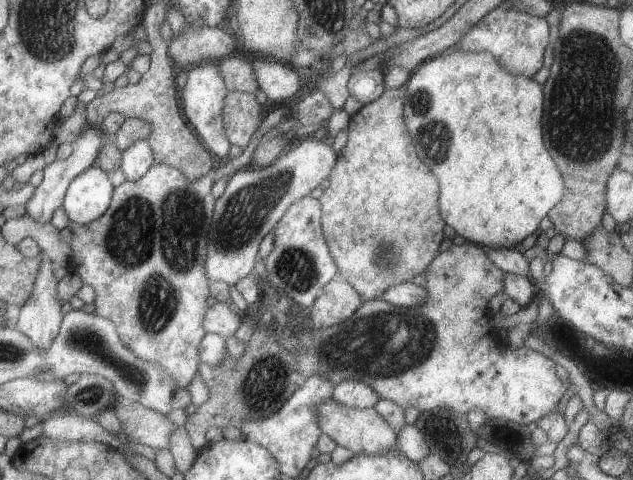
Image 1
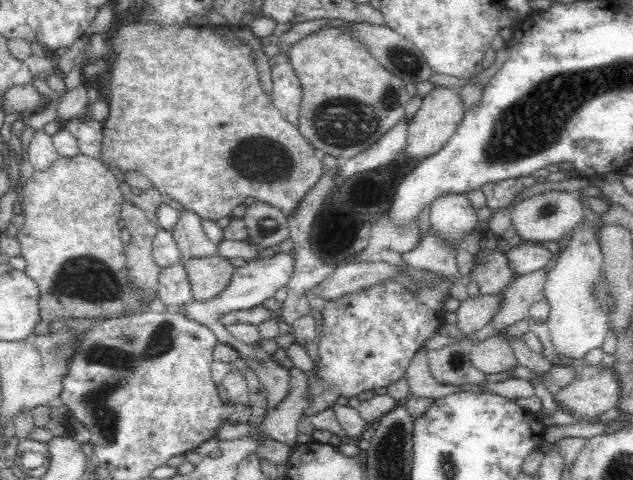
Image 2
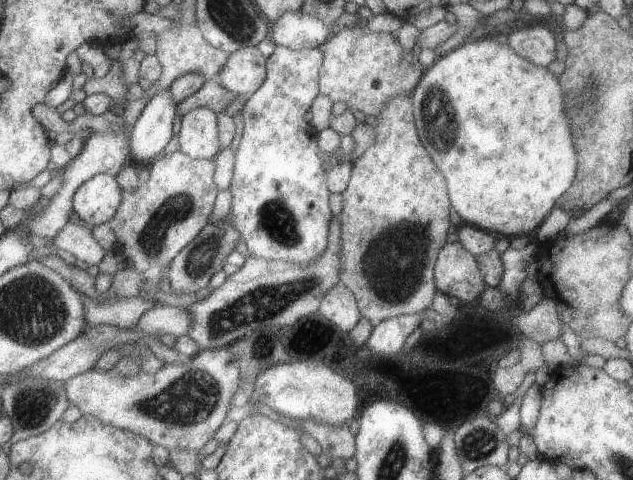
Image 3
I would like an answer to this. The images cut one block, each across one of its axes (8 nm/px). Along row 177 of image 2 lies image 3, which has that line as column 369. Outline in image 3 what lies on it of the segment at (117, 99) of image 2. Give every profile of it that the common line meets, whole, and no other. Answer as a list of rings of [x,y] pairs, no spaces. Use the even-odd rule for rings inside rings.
[[[399,94],[399,96],[393,96],[375,117],[377,124],[373,127],[375,132],[375,138],[371,142],[371,146],[351,162],[351,174],[347,188],[341,192],[343,199],[343,207],[338,215],[339,222],[341,222],[341,242],[339,242],[339,281],[341,284],[351,291],[351,294],[355,297],[357,308],[363,318],[369,319],[371,322],[376,323],[381,319],[387,319],[391,317],[397,317],[405,314],[422,313],[427,310],[433,300],[433,295],[436,291],[434,283],[434,266],[437,258],[437,252],[441,250],[447,236],[447,230],[449,230],[449,210],[451,210],[450,200],[448,198],[445,179],[443,174],[439,172],[439,169],[429,155],[425,148],[421,146],[421,141],[417,136],[415,130],[414,118],[412,115],[412,104],[410,94]]]

